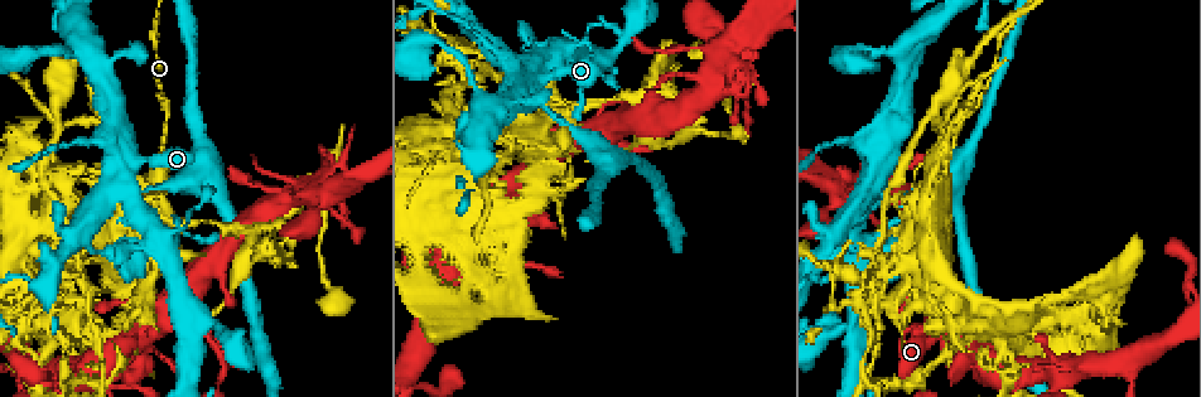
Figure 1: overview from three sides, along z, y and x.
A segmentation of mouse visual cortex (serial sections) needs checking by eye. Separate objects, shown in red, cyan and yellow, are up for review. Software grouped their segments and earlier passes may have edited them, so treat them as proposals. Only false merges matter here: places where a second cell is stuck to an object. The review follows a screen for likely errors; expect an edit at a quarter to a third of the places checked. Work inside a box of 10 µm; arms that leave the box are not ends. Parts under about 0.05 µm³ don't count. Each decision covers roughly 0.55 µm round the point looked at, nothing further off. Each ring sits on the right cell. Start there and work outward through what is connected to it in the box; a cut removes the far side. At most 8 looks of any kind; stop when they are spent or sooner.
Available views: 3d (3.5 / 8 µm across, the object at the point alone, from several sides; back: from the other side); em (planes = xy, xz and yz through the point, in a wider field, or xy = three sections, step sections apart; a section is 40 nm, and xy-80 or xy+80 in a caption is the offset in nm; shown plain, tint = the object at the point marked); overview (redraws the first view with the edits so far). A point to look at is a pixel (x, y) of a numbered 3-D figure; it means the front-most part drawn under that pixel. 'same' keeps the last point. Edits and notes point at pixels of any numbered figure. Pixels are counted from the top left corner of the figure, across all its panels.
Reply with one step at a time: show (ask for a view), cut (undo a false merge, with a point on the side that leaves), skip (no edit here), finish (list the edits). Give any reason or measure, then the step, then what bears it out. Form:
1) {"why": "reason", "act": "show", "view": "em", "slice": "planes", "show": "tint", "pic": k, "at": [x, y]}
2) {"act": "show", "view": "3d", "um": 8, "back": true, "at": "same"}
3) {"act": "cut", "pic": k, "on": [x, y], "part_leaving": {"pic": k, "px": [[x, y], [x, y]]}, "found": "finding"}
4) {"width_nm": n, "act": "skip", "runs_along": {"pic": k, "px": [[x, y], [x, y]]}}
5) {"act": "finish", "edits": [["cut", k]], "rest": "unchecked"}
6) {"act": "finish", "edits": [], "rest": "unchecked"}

{"act": "show", "view": "3d", "um": 3.5, "pic": 1, "at": [568, 115]}

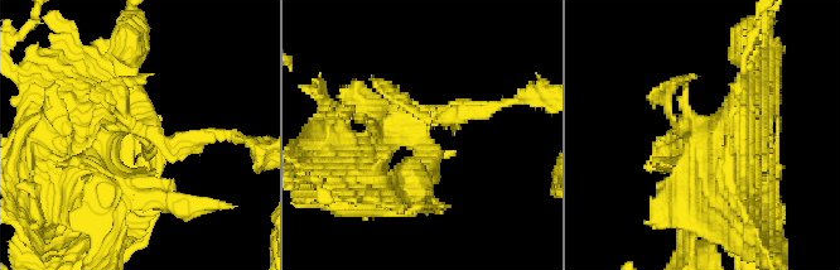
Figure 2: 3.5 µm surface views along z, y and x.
{"act": "show", "view": "em", "slice": "xy", "step": 1, "show": "tint", "pic": 2, "at": [418, 136]}

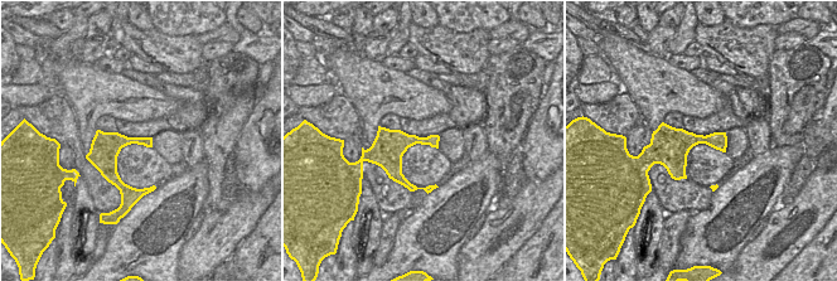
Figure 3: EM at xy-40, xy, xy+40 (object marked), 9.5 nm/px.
{"act": "cut", "pic": 2, "on": [762, 87], "border": {"pic": 3, "px": [[704, 136], [706, 144]]}, "found": "a second cell is stuck on"}

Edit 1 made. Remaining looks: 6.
{"why": "redraw", "act": "show", "view": "overview"}

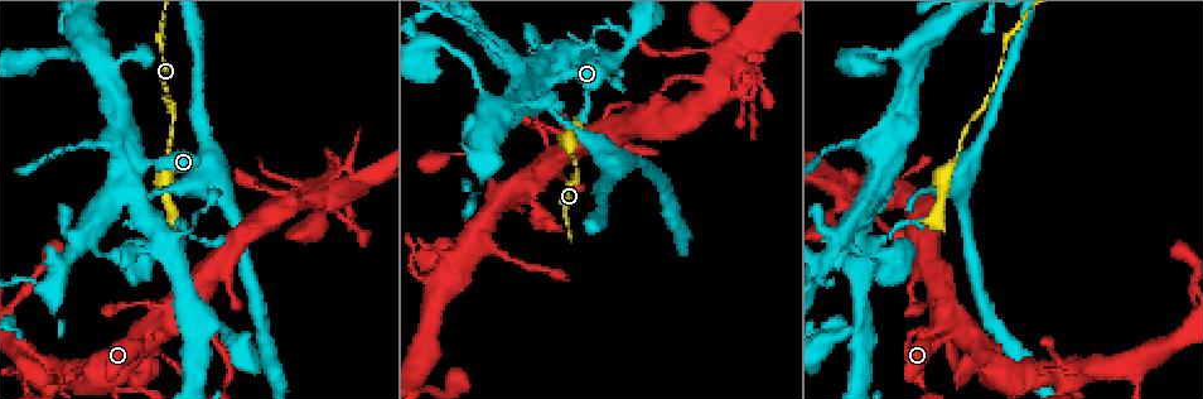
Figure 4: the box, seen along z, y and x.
{"why": "three arms meet", "act": "show", "view": "3d", "um": 3.5, "pic": 4, "at": [486, 245]}

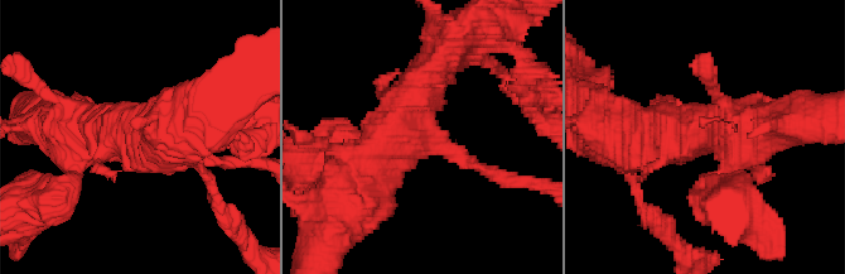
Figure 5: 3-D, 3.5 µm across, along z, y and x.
{"act": "show", "view": "em", "slice": "xy", "step": 3, "show": "tint", "pic": 5, "at": [421, 132]}

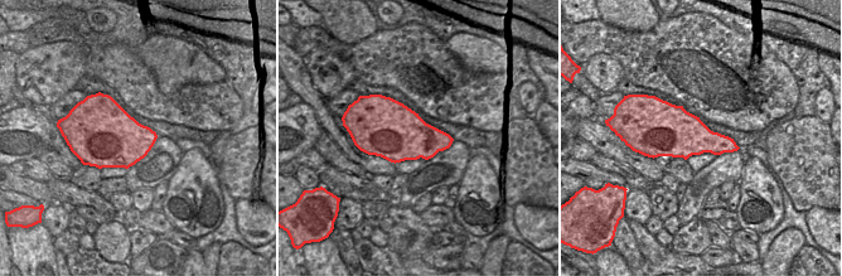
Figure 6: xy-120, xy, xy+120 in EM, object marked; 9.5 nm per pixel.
{"act": "skip", "runs_along": {"pic": 5, "px": [[445, 47], [387, 144], [356, 179]]}, "found": "one cell here"}

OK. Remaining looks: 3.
{"act": "finish", "edits": [["cut", 2]], "rest": "unchecked"}

